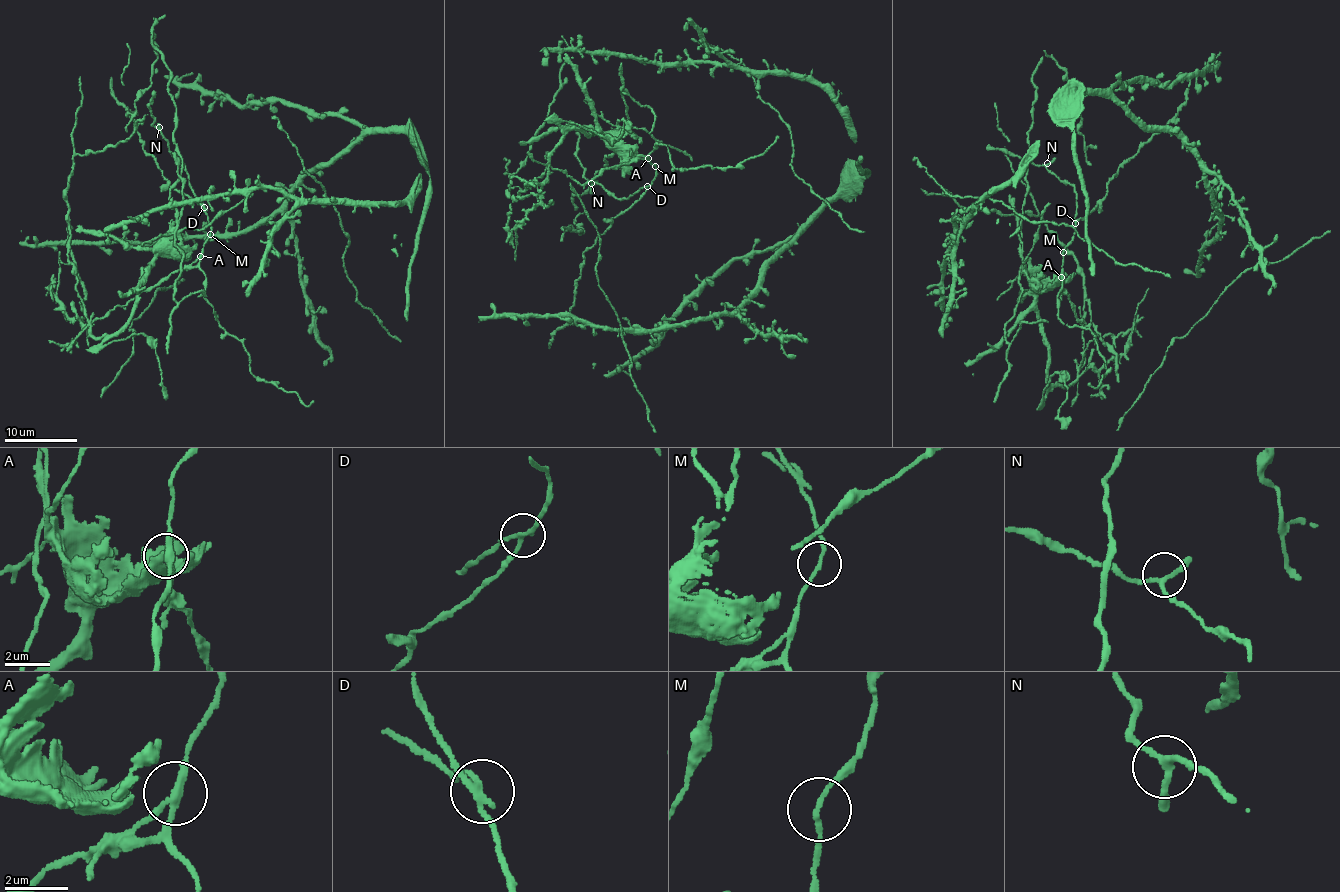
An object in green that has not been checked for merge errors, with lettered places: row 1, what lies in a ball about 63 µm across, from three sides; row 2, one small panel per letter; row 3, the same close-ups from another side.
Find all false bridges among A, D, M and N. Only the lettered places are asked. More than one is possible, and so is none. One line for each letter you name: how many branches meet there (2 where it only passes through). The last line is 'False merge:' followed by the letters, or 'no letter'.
A: branches 3
D: branches 3
False merge: A, D

